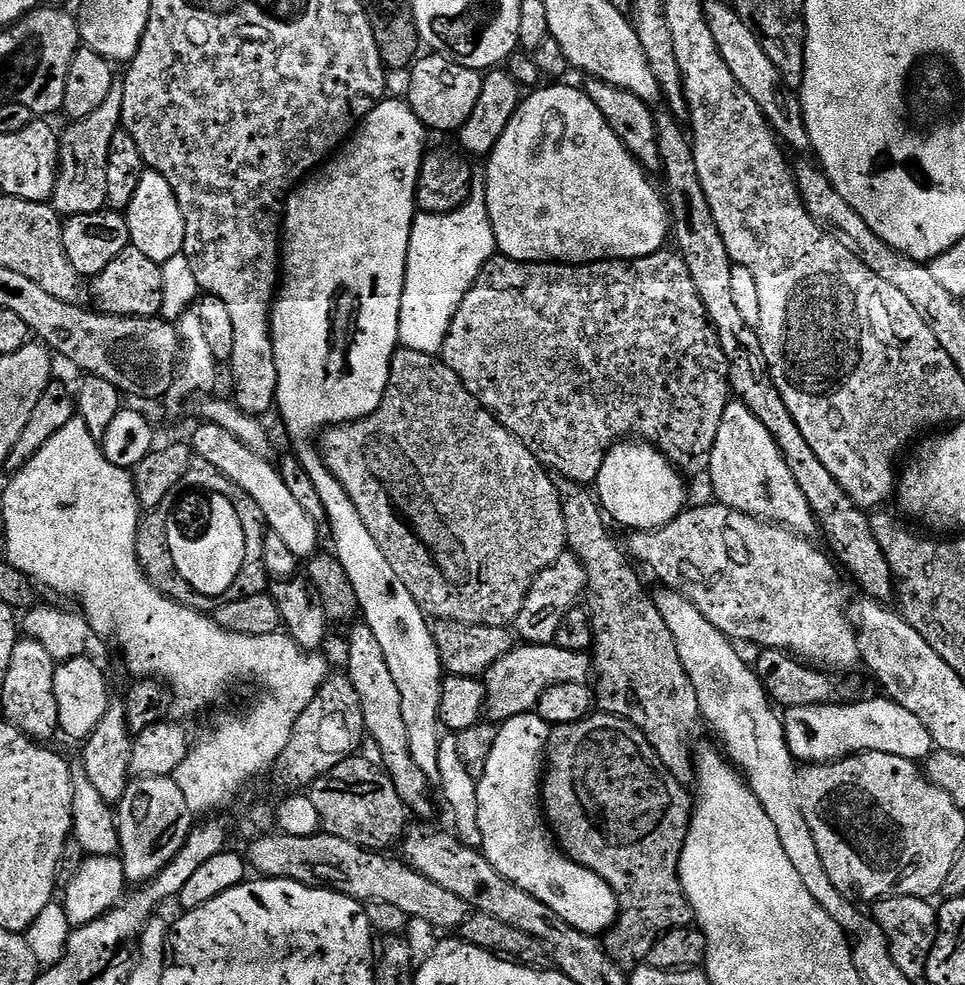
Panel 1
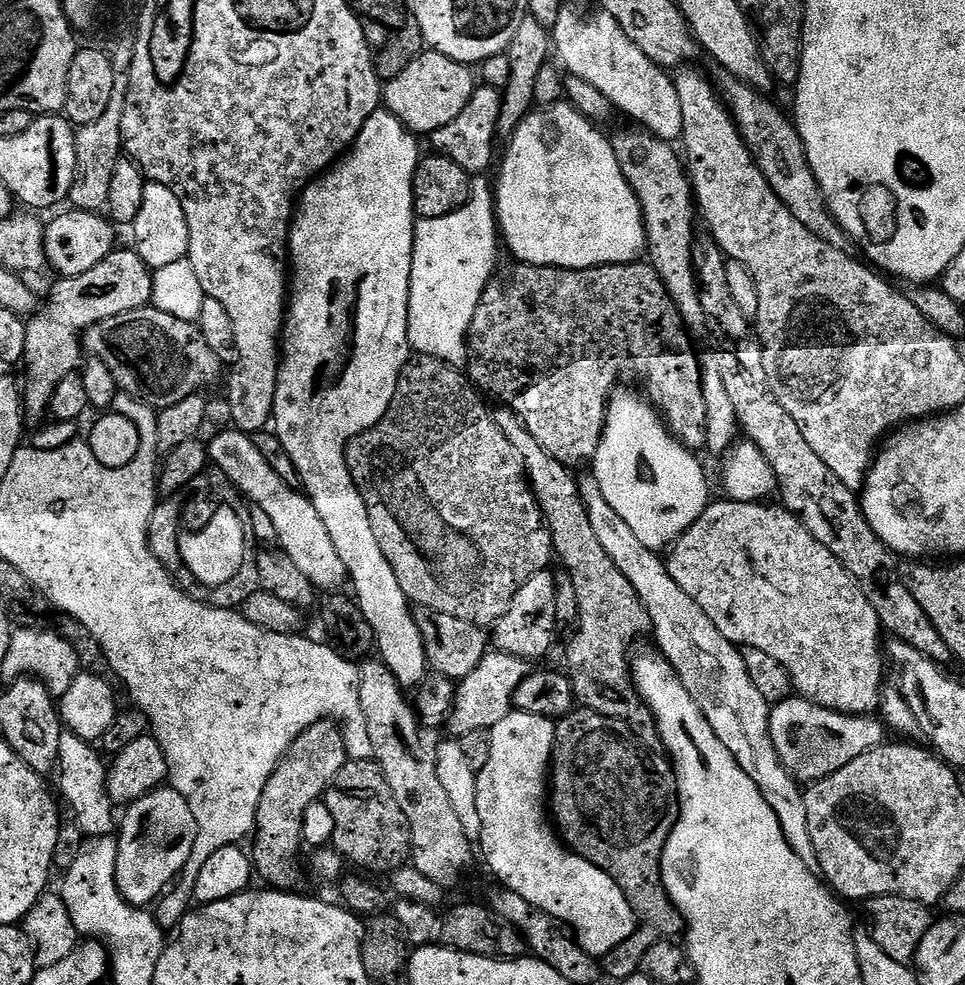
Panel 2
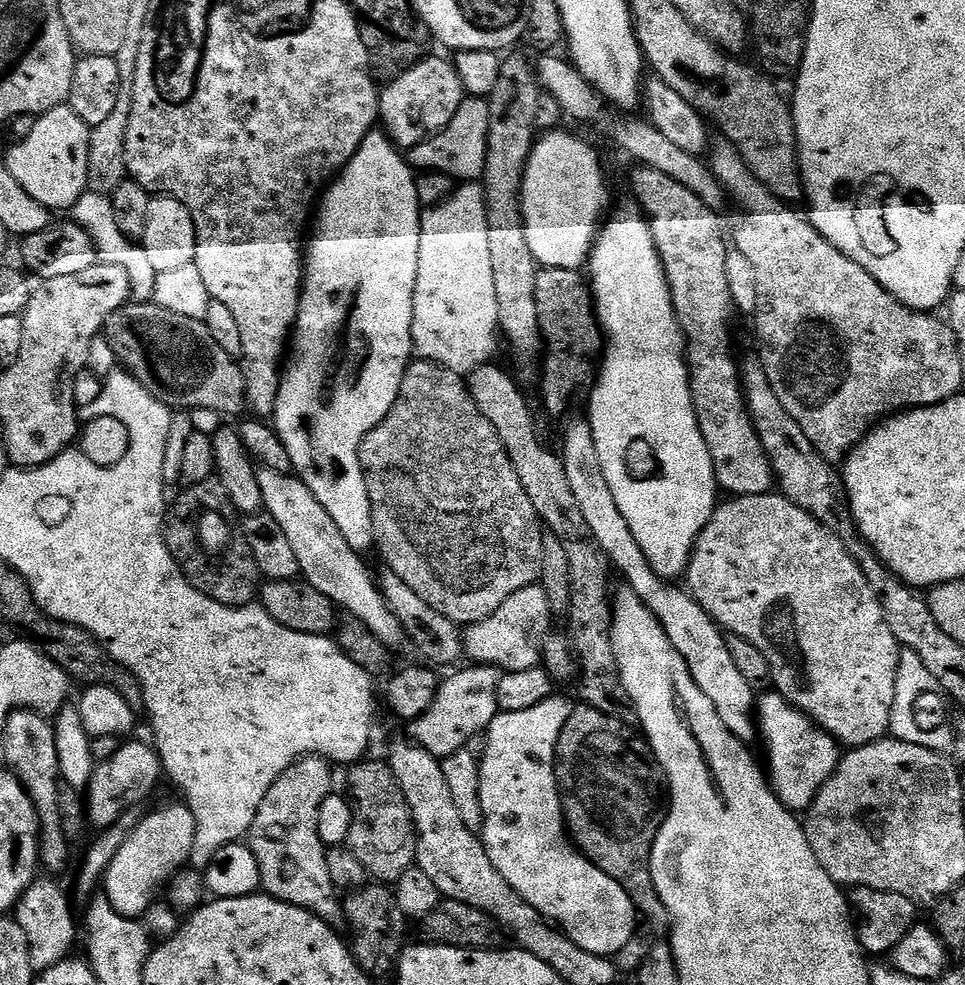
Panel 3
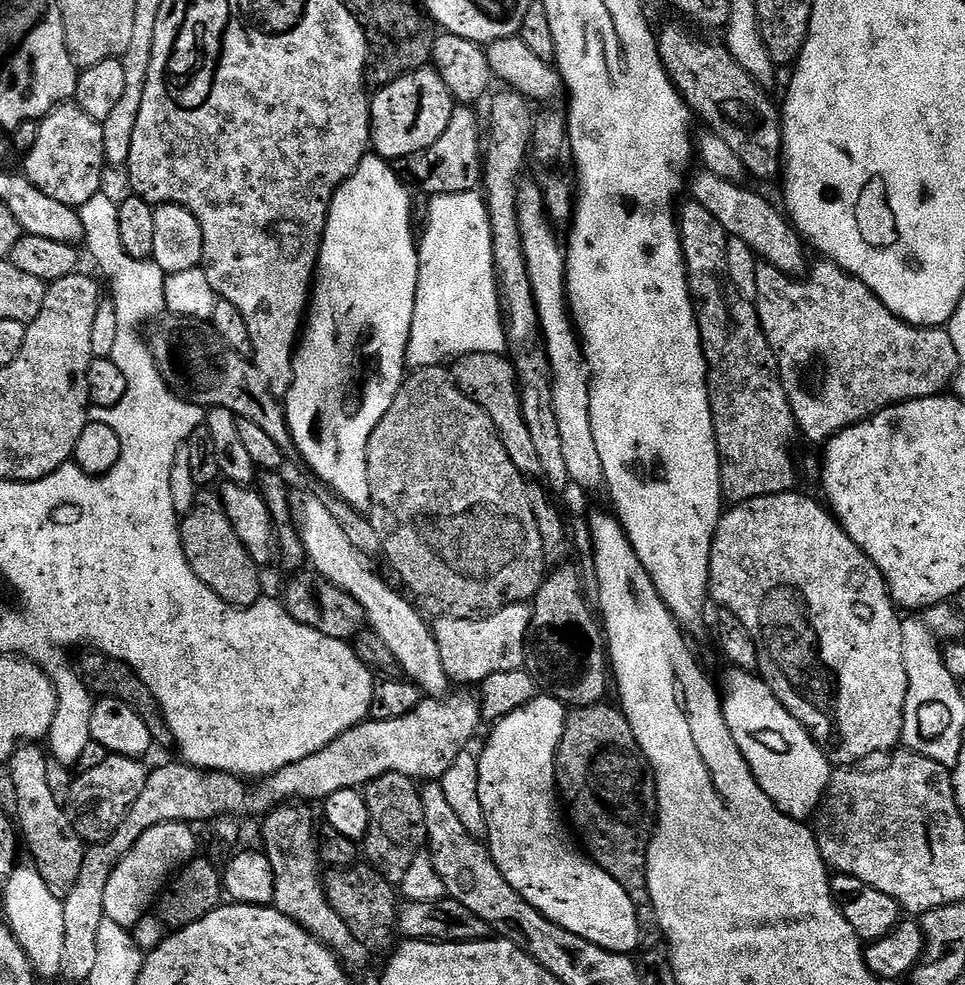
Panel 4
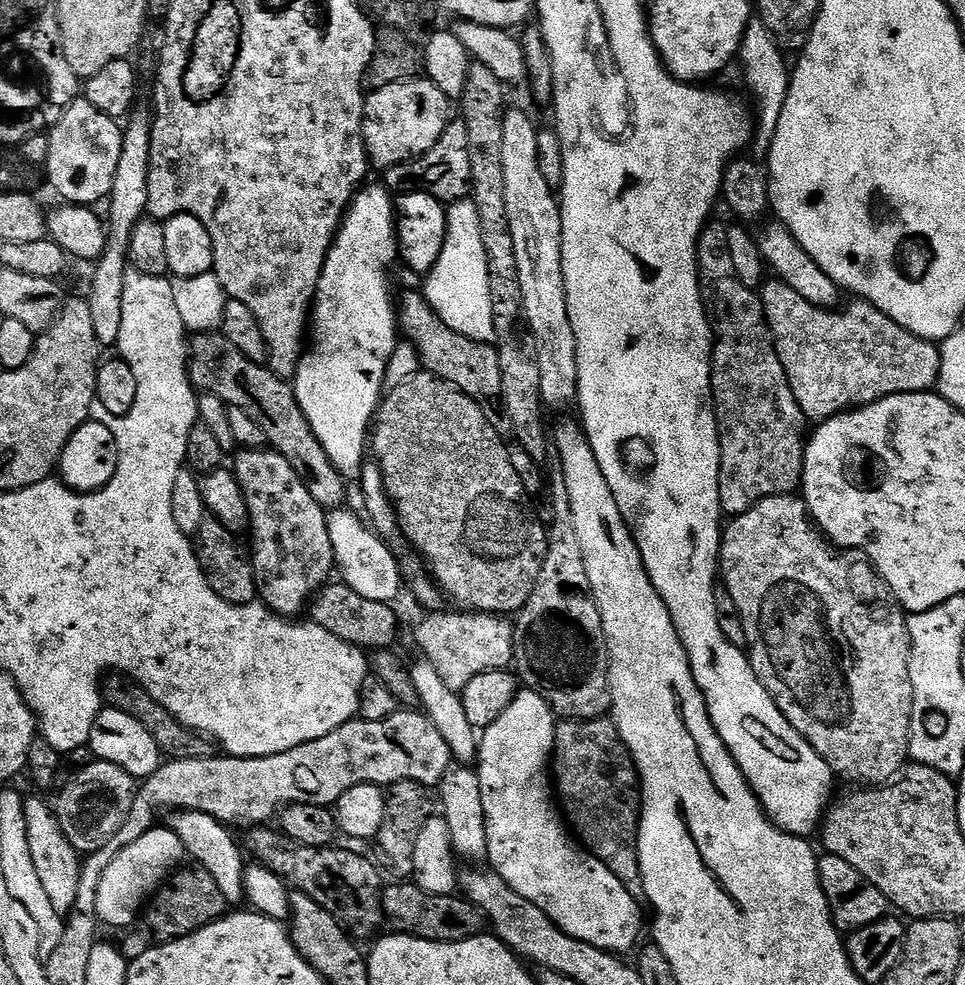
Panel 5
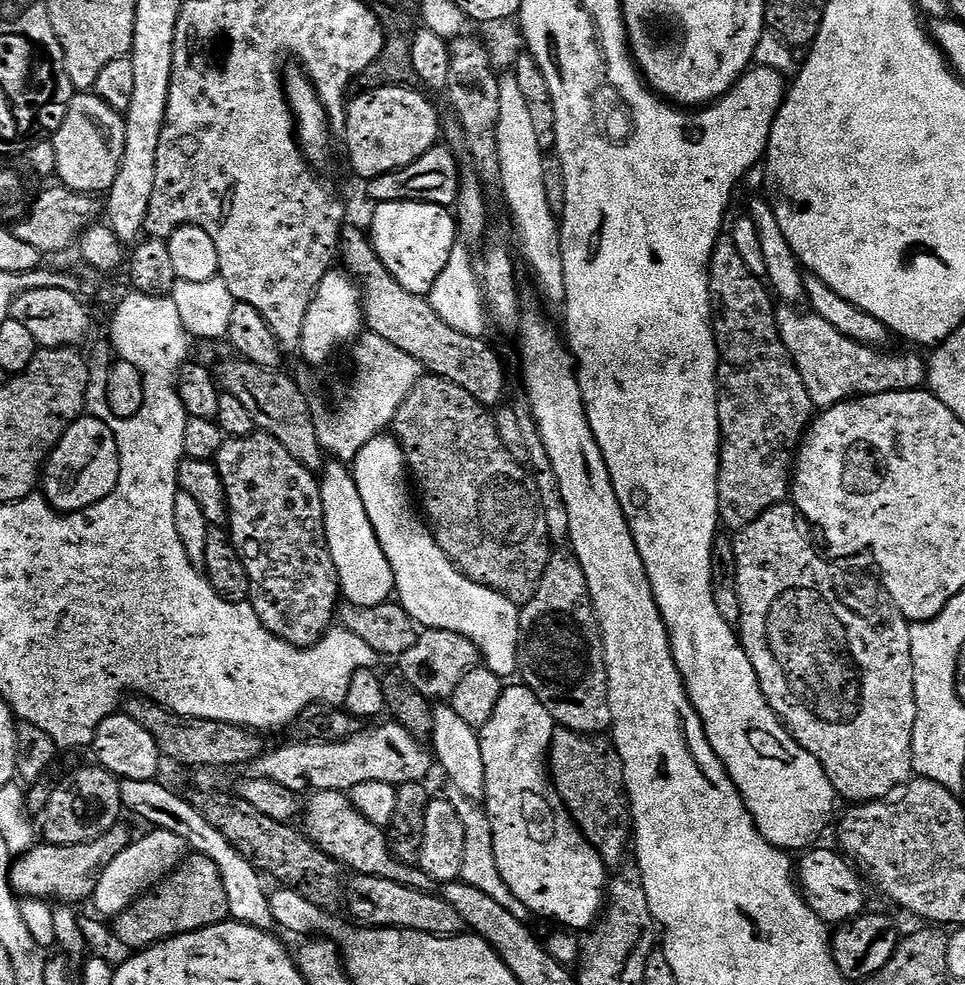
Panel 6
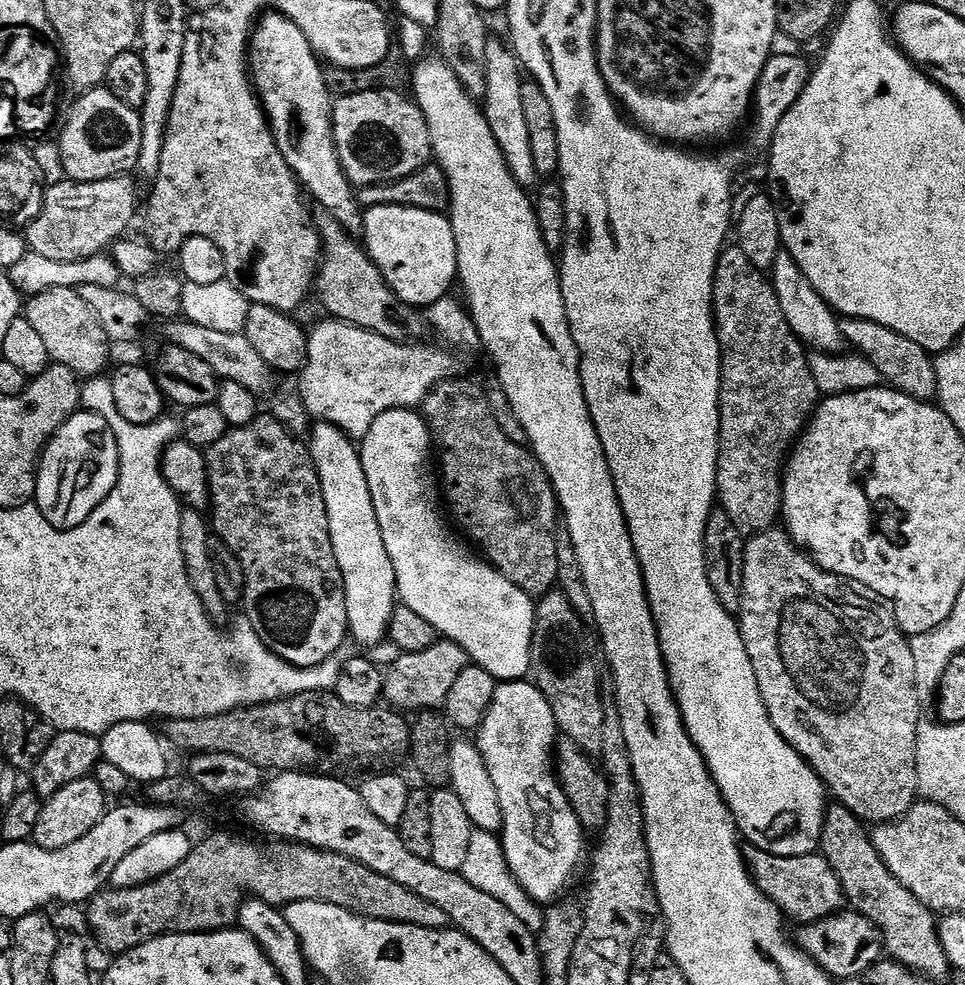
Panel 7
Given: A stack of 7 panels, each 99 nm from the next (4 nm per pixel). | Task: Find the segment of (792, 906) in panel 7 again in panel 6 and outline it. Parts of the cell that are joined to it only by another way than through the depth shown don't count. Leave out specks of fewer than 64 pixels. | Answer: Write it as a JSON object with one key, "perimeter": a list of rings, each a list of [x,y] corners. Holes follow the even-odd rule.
{"perimeter":[[[813,846],[799,857],[800,891],[803,892],[804,901],[810,906],[810,910],[814,910],[814,914],[818,914],[825,925],[843,926],[849,920],[865,915],[867,908],[864,907],[868,904],[868,896],[864,893],[864,882],[856,874],[857,869],[850,863],[847,855],[841,854],[835,847],[834,849],[820,847]]]}

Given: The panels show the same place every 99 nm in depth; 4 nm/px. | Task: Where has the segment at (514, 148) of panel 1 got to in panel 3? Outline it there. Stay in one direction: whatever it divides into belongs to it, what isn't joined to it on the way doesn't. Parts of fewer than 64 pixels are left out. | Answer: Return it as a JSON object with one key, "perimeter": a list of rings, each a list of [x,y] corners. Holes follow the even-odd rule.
{"perimeter":[[[564,131],[543,133],[533,144],[524,171],[520,205],[524,215],[526,243],[537,265],[540,268],[580,270],[592,255],[592,245],[596,243],[605,219],[608,180],[604,177],[599,154],[582,137]]]}

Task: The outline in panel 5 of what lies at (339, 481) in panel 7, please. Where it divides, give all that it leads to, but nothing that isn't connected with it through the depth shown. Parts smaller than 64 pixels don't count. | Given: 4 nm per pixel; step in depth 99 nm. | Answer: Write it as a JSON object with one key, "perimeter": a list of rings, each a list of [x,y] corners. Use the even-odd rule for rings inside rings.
{"perimeter":[[[343,507],[327,513],[328,533],[330,534],[332,549],[336,555],[336,568],[339,575],[341,572],[344,575],[341,576],[343,583],[349,584],[354,590],[358,590],[358,594],[362,594],[362,598],[370,598],[374,602],[382,602],[383,604],[392,604],[395,601],[395,596],[400,592],[400,564],[396,561],[395,554],[384,545],[387,543],[377,536],[363,519],[360,521],[354,513],[348,511],[347,507]]]}

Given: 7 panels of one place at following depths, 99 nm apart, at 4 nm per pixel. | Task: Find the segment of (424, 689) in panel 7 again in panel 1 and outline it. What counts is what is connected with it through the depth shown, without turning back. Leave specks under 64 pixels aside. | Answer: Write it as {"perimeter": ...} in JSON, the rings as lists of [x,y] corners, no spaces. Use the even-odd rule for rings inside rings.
{"perimeter":[[[564,551],[550,567],[538,574],[538,578],[534,578],[514,625],[515,635],[526,644],[553,643],[558,626],[561,626],[567,612],[581,603],[587,587],[588,575],[582,562],[572,552]]]}

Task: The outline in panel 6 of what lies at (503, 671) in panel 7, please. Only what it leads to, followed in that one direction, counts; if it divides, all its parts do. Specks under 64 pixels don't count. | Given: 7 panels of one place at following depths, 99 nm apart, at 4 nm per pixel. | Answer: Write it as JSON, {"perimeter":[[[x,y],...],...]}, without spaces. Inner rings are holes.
{"perimeter":[[[392,434],[375,436],[362,446],[350,467],[358,494],[362,494],[362,506],[370,514],[370,526],[374,526],[382,554],[386,554],[390,570],[396,575],[395,595],[410,618],[421,629],[450,630],[462,634],[462,638],[470,638],[487,668],[502,678],[515,677],[520,667],[520,608],[502,593],[474,582],[448,561],[417,505],[416,508],[412,505],[414,492],[408,489],[408,461],[399,440]]]}

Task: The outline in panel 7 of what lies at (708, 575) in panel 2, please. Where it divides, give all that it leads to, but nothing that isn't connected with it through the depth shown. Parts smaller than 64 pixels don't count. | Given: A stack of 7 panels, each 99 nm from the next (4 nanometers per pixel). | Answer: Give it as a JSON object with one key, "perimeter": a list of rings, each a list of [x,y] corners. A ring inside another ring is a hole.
{"perimeter":[[[773,526],[764,532],[759,532],[757,536],[747,537],[744,546],[744,573],[742,574],[738,623],[742,638],[746,642],[746,654],[750,654],[756,671],[762,702],[766,706],[769,718],[774,722],[774,730],[778,730],[778,734],[782,734],[782,738],[787,740],[788,745],[816,771],[825,789],[831,795],[833,792],[839,803],[850,809],[859,820],[868,826],[900,820],[910,811],[913,804],[917,803],[916,743],[918,742],[918,730],[922,723],[922,717],[920,717],[922,701],[915,688],[914,654],[909,637],[905,636],[897,626],[891,607],[872,603],[876,602],[871,595],[849,586],[839,576],[819,568],[811,556],[794,543],[783,527]]]}

